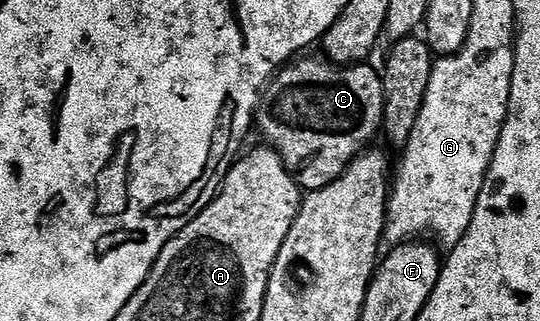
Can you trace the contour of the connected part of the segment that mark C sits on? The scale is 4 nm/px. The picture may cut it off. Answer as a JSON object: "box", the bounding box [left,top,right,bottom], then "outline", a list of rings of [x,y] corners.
{"box":[254,57,383,192],"outline":[[[299,57],[287,64],[263,89],[259,106],[255,109],[254,126],[263,130],[268,144],[283,158],[289,174],[295,177],[304,192],[316,191],[341,177],[358,155],[372,146],[371,138],[380,134],[383,126],[383,77],[371,65],[332,63],[326,58]]]}

